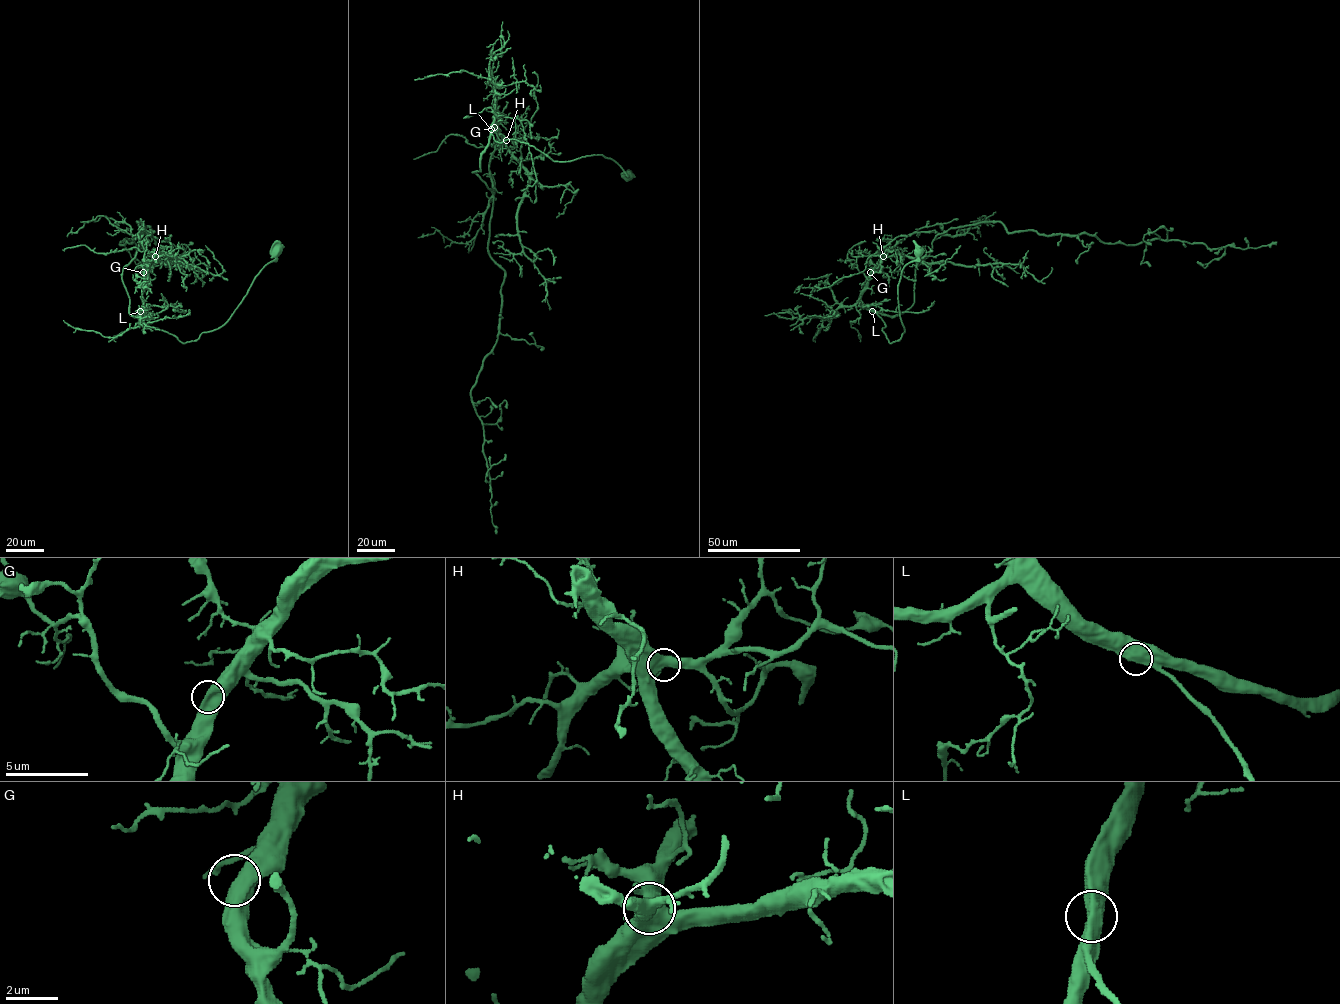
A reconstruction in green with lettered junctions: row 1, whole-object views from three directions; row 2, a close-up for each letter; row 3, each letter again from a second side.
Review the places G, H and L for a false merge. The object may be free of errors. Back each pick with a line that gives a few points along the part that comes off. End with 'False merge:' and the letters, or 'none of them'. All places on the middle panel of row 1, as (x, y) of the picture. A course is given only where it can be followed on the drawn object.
False merge: none of them

